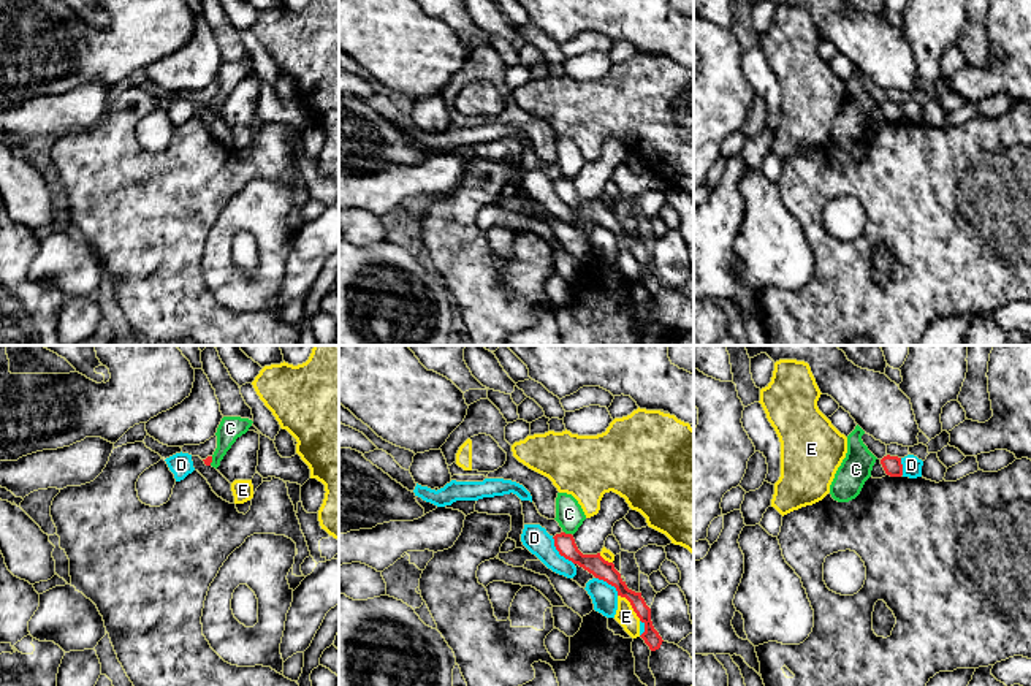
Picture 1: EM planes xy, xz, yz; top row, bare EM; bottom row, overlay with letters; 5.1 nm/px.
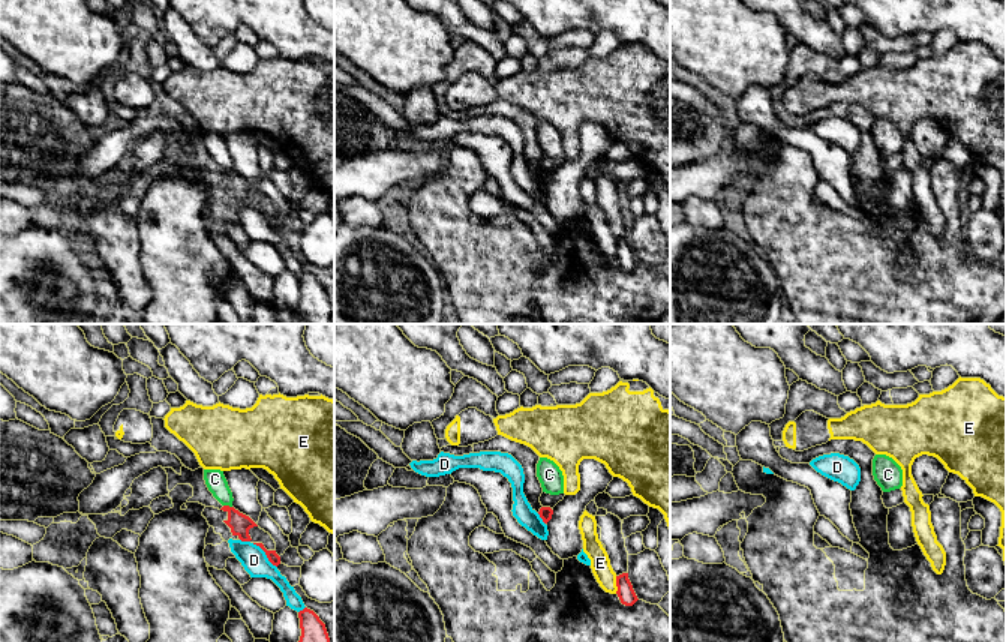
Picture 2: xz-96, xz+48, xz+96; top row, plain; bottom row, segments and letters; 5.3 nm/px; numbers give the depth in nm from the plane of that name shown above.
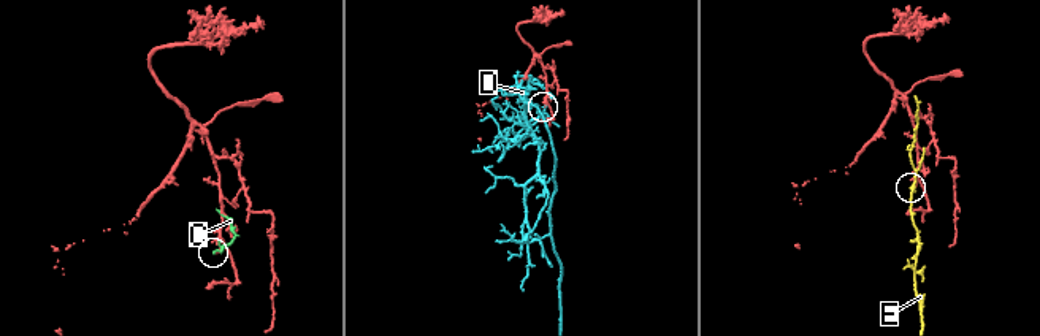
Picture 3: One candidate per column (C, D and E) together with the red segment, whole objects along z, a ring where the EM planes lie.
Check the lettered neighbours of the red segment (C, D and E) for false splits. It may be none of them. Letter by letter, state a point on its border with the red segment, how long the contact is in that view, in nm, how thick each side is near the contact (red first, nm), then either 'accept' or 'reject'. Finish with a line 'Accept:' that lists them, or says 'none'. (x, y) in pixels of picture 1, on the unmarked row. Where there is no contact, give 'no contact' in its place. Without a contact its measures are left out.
C: xz (567, 179) | 40 nm | 100/140 nm | reject
D: xz (559, 198) | 180 nm | 100/140 nm | reject
E: xz (631, 249) | 180 nm | 100/100 nm | reject
Accept: none

